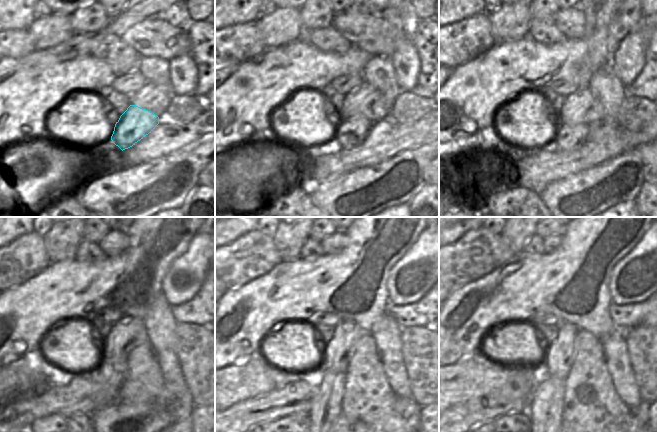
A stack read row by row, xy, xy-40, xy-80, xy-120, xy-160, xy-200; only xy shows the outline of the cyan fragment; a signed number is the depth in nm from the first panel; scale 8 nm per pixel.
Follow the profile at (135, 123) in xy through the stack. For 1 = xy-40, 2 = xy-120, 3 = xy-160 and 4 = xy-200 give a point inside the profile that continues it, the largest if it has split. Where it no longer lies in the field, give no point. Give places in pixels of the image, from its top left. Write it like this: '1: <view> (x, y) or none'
1: xy-40 (350, 132)
2: xy-120 (113, 371)
3: xy-160 (326, 405)
4: xy-200 (545, 409)

